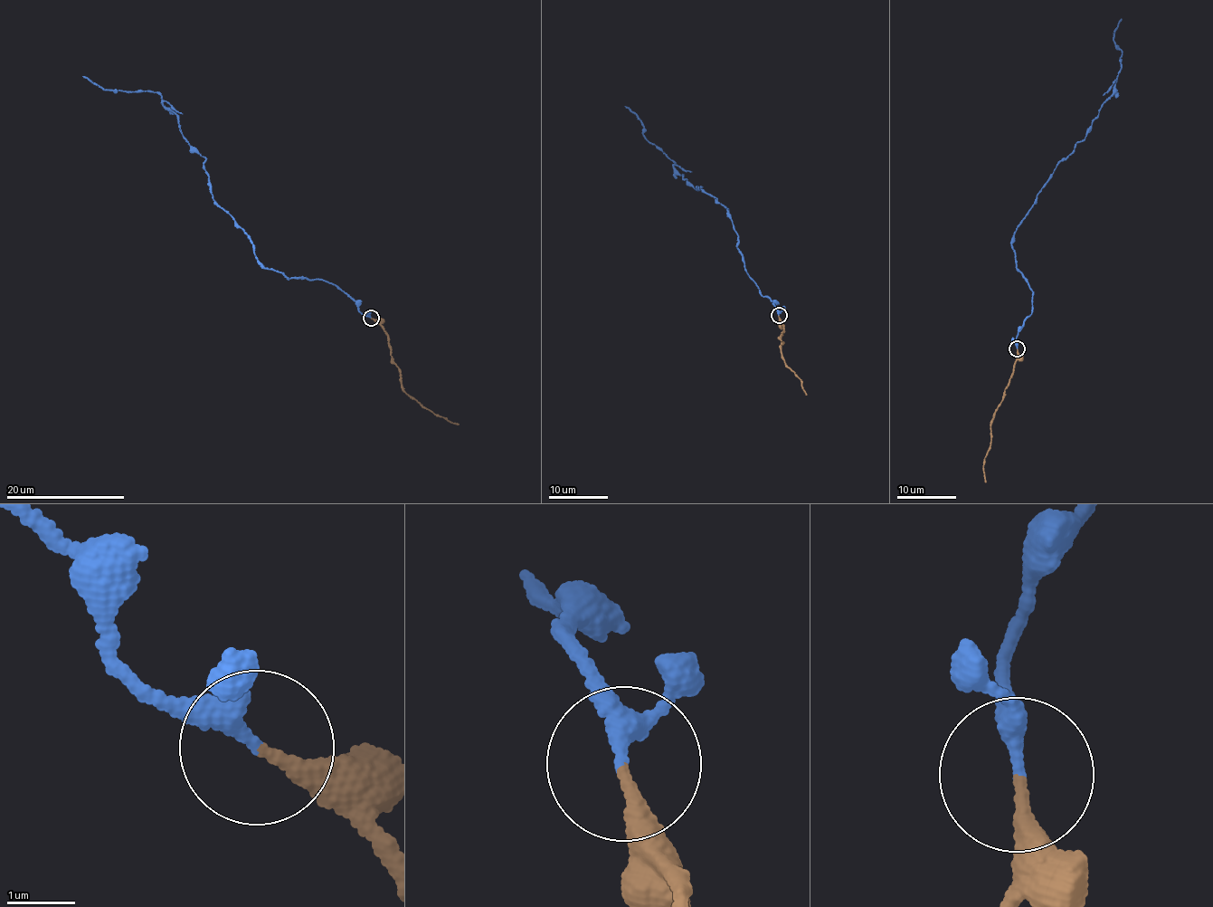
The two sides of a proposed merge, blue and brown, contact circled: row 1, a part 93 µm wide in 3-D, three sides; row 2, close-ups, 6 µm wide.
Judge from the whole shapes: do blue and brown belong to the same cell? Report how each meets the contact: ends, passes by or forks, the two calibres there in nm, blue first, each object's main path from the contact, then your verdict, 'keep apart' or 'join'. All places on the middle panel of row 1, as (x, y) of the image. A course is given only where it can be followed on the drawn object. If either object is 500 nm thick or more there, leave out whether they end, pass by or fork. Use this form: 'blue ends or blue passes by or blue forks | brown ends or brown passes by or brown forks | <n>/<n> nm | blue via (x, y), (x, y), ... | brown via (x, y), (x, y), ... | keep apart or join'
blue passes by | brown ends | 200/200 nm | blue via (778, 315), (753, 281), (727, 207), (688, 186), (625, 107) | brown via (778, 315), (783, 330), (779, 338), (782, 341), (779, 346), (782, 358), (798, 376), (806, 395) | join

